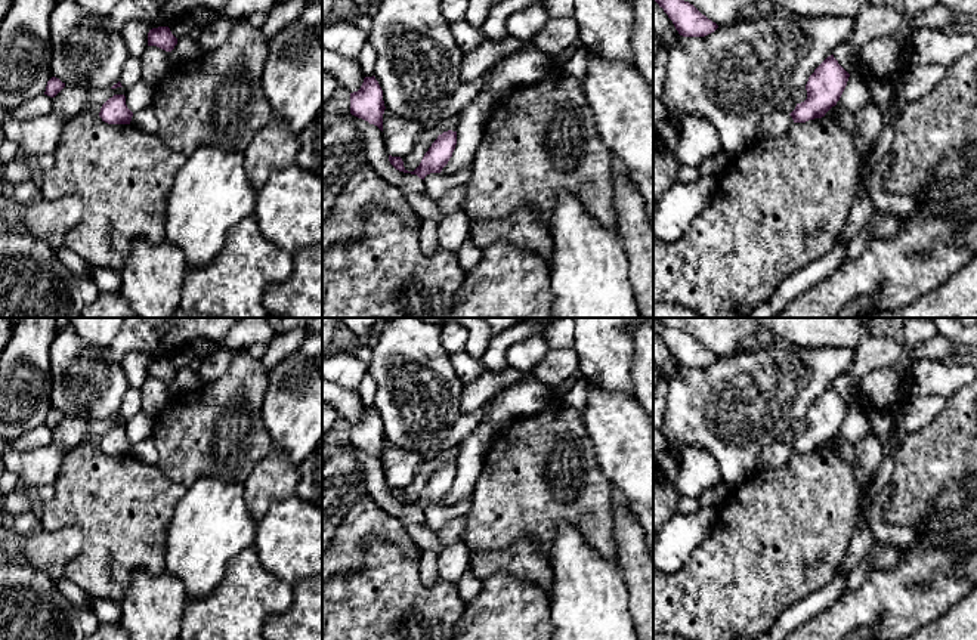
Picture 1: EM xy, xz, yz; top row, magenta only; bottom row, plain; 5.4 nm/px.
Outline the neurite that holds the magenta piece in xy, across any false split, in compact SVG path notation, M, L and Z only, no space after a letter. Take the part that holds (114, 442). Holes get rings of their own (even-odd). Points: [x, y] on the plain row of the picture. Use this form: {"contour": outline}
{"contour": "M114 426L102 436L99 448L108 455L130 455L133 443L127 439L124 426Z"}

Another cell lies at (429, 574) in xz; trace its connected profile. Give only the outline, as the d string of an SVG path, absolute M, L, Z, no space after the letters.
M421 550L418 563L420 563L420 578L423 584L427 587L435 585L440 579L438 571L438 553L430 550Z

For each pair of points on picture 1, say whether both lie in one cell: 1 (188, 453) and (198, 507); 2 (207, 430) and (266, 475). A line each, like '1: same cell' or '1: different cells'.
1: different cells
2: different cells

